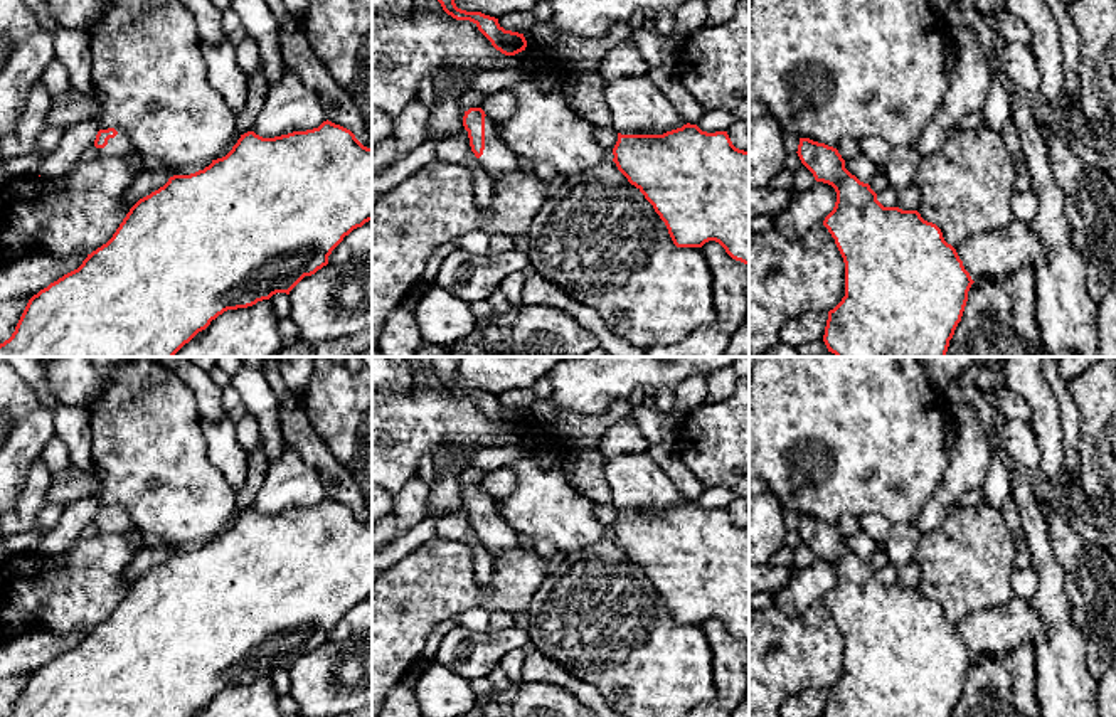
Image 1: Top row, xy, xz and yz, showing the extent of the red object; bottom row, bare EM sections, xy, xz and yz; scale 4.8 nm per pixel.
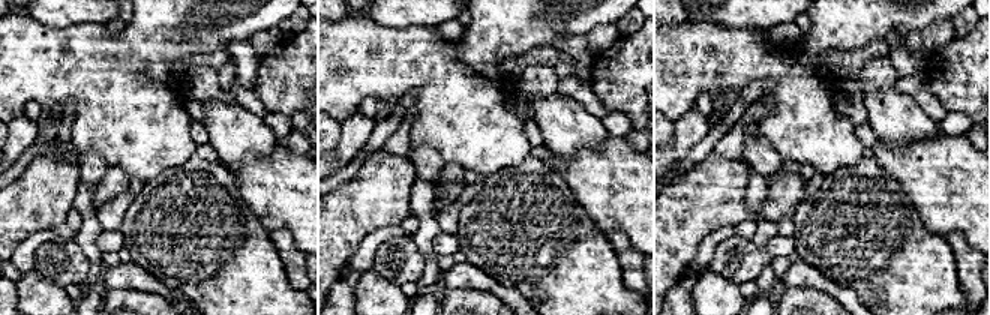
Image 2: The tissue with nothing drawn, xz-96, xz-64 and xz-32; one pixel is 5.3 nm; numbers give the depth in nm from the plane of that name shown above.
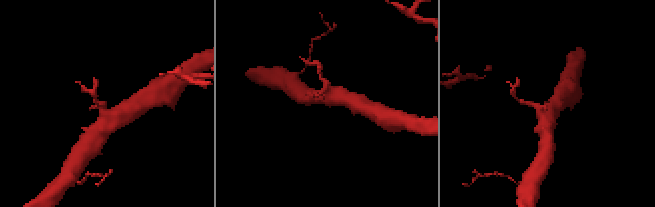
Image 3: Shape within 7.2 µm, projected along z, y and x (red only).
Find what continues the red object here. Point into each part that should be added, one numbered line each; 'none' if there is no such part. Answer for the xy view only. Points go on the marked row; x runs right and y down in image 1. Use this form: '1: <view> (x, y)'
1: xy (120, 145)

